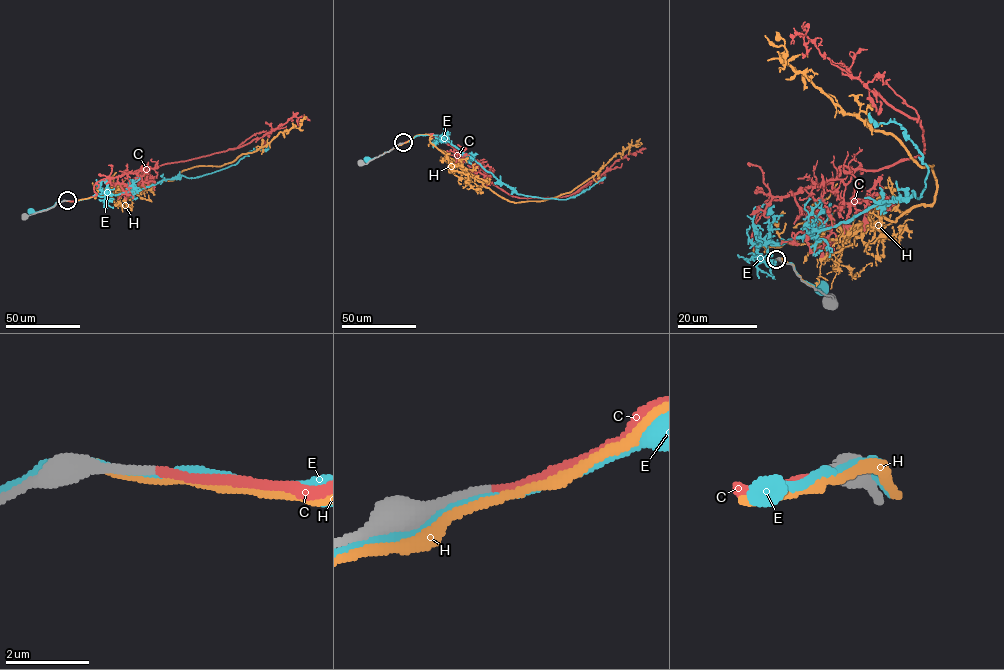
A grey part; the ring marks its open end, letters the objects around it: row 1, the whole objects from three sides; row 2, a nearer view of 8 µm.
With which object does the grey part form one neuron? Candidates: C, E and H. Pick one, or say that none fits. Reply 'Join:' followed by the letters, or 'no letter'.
Join: C

